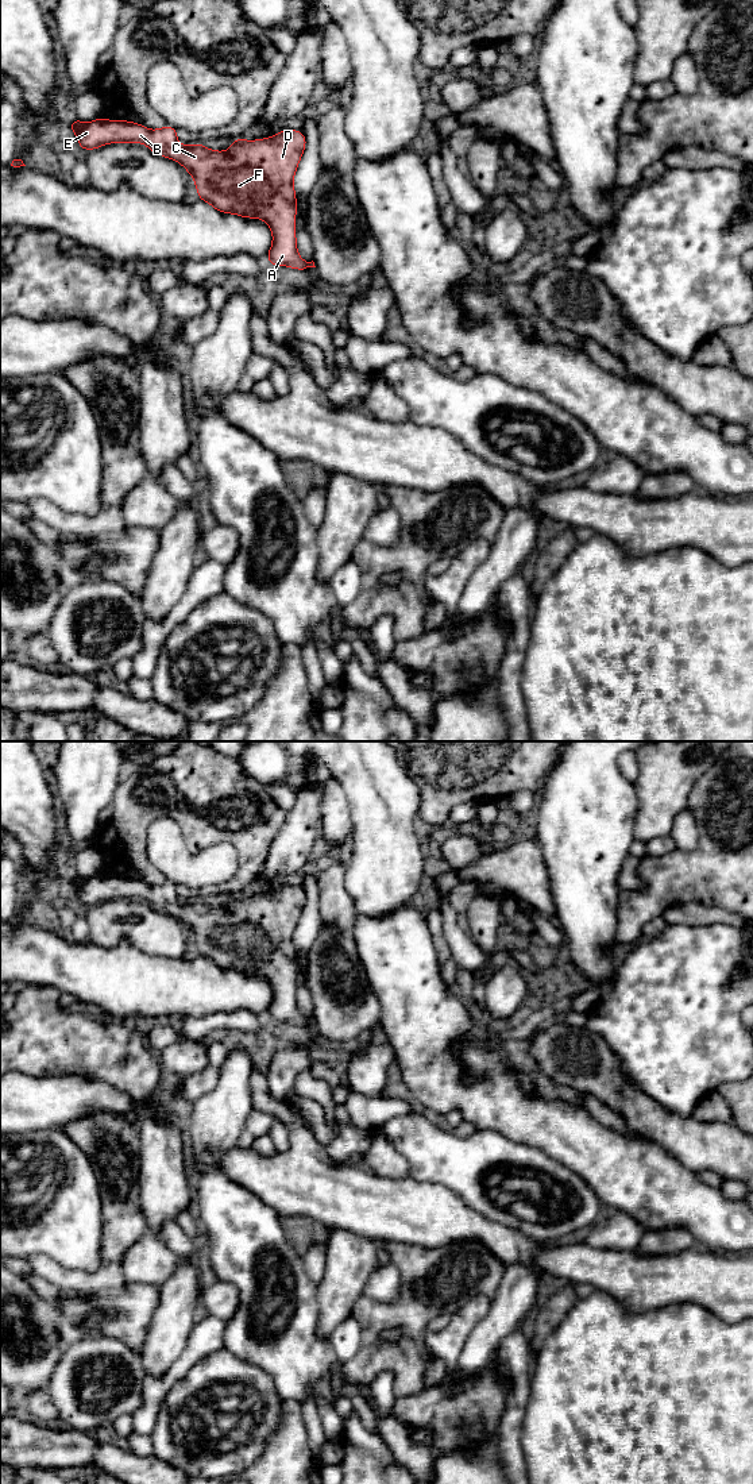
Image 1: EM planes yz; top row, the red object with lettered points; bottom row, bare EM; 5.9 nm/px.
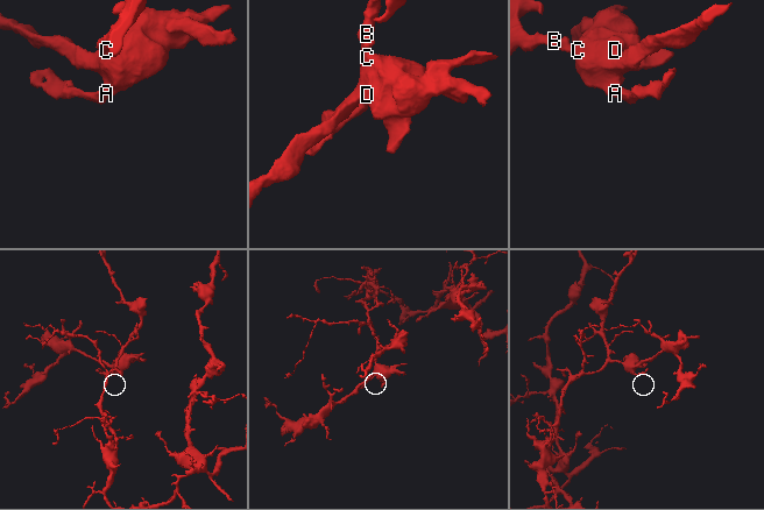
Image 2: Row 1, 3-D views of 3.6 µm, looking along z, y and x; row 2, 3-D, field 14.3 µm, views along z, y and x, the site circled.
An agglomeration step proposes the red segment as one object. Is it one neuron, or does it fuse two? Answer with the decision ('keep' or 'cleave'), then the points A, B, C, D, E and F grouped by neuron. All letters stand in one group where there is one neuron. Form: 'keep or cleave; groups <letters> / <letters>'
keep; groups A B C D E F

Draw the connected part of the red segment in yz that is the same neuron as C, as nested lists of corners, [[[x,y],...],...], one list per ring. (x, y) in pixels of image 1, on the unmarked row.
[[[101,872],[84,879],[78,875],[70,879],[72,889],[78,894],[78,903],[88,907],[109,899],[142,899],[152,909],[177,917],[193,932],[198,955],[211,960],[221,970],[232,970],[247,975],[260,975],[271,986],[273,999],[267,1010],[270,1021],[306,1026],[316,1024],[314,1018],[305,1018],[297,1006],[296,971],[297,955],[293,936],[306,902],[304,889],[283,886],[270,894],[244,897],[235,895],[225,907],[211,906],[202,899],[181,901],[177,886],[165,882],[150,886],[128,876],[108,876]]]

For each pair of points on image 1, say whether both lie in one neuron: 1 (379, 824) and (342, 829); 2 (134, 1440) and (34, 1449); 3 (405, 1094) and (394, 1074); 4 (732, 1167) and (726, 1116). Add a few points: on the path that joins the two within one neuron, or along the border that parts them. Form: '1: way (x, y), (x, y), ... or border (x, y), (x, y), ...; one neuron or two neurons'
1: border (346, 797), (351, 823), (351, 839); two neurons
2: border (131, 1449), (143, 1456), (154, 1454); two neurons
3: way (400, 1089), (394, 1079); one neuron
4: border (695, 1117), (702, 1121), (732, 1122); two neurons

